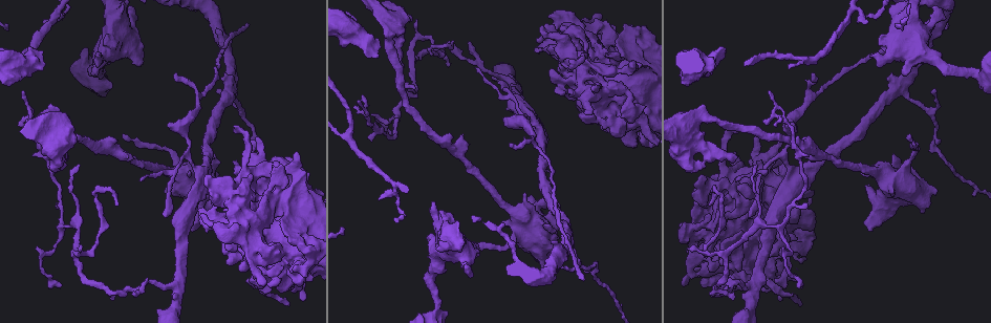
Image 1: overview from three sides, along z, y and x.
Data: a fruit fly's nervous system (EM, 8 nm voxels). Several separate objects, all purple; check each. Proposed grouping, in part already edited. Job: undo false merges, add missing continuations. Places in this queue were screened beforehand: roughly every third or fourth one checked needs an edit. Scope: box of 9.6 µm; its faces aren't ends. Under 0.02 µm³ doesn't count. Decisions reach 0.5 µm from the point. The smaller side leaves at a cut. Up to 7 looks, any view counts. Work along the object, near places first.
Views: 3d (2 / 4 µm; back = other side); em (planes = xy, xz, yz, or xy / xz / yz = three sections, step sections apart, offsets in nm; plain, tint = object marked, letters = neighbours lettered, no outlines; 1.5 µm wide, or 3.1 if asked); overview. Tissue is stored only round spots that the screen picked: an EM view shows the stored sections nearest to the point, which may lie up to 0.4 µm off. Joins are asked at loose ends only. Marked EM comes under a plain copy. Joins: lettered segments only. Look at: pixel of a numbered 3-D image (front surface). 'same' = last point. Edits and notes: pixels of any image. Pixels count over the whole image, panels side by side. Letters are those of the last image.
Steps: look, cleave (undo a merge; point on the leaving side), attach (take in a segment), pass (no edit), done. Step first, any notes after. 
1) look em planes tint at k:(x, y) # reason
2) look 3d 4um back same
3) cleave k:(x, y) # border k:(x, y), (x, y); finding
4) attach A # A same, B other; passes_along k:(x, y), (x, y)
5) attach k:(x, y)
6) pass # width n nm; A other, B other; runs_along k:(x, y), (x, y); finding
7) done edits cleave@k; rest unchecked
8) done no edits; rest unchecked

look em planes letters at 1:(713, 284) # free end

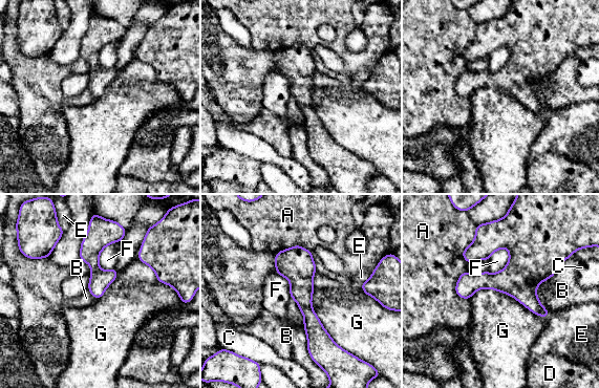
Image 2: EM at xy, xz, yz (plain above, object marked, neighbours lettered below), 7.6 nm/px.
pass # longest_contact G 650 nm; A other, B other, C other, D other, E other, F other, G other; none of them fits

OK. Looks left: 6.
look 3d 4um at 1:(469, 43)

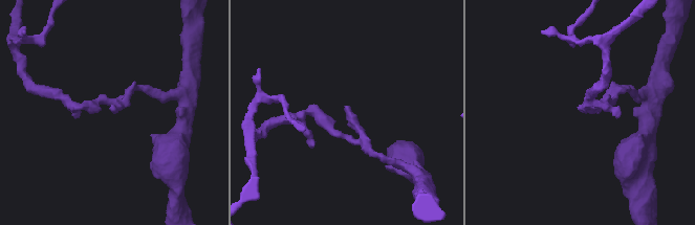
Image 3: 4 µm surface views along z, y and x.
look em xz step 8 letters at 3:(111, 111)

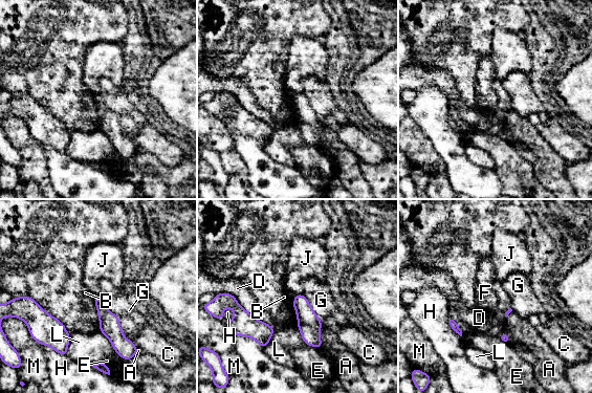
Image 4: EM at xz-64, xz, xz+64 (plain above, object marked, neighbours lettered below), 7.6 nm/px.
pass # longest_contact M 460 nm; A other, B other, C other, D other, E other, F other, G other, H other, J other, L other, M other; runs_along 4:(96, 299), (109, 326), (128, 352); no lettered segment goes on from it

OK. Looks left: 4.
look 3d 4um at 1:(409, 57) # arms part here

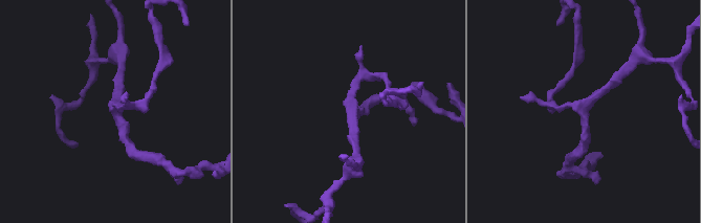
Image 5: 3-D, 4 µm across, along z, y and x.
look em yz step 4 tint at 5:(583, 107) # need the tissue

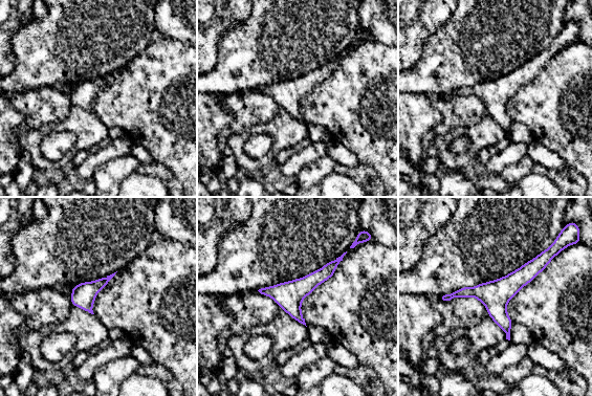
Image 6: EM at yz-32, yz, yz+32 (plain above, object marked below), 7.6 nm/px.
look em yz step 4 letters same

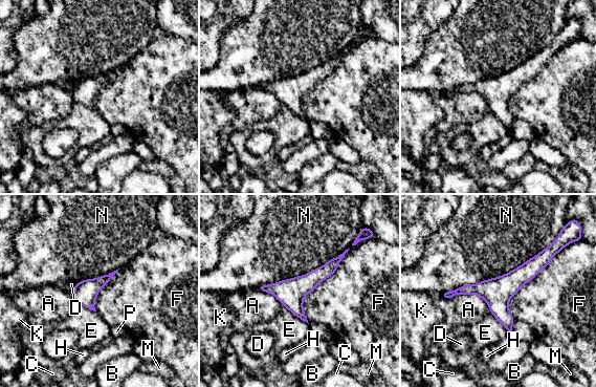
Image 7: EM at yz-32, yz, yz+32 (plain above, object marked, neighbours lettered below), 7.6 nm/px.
pass # A other, B other, C other, D other, E other, F other, H other, K other, M other, N other, P other; runs_along 7:(548, 254), (500, 289), (447, 295); all the same cell

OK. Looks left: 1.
done no edits; rest unchecked

